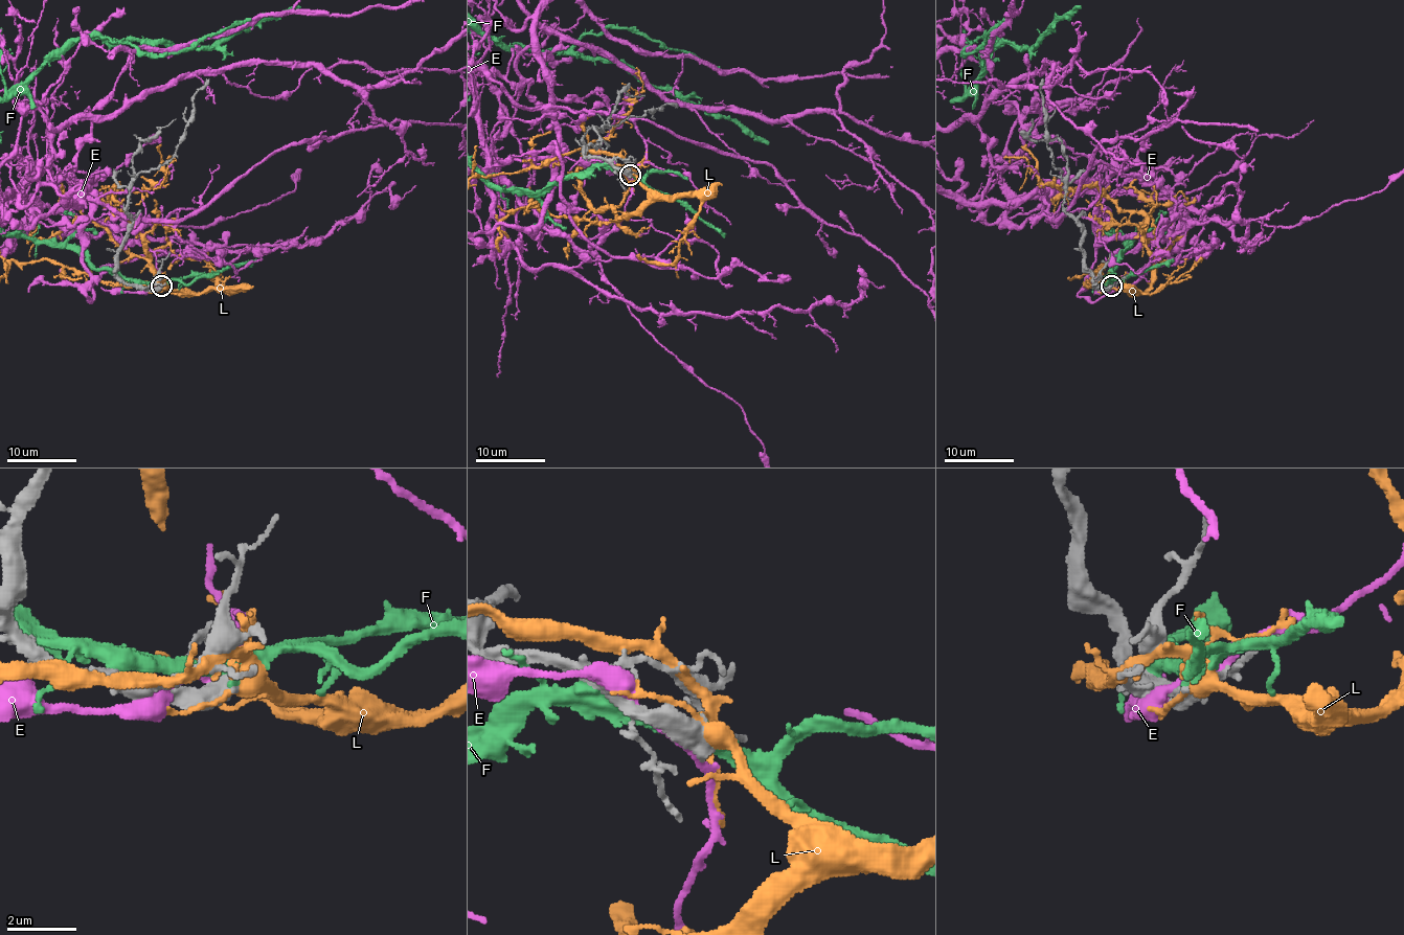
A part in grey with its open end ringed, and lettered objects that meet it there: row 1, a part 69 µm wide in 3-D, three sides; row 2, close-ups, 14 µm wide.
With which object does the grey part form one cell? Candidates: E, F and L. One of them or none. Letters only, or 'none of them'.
none of them

